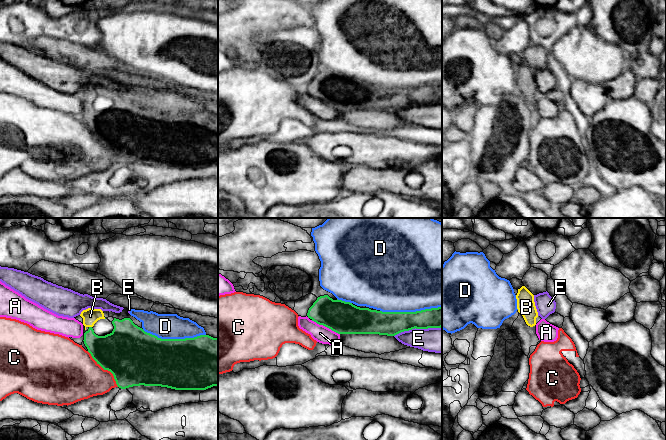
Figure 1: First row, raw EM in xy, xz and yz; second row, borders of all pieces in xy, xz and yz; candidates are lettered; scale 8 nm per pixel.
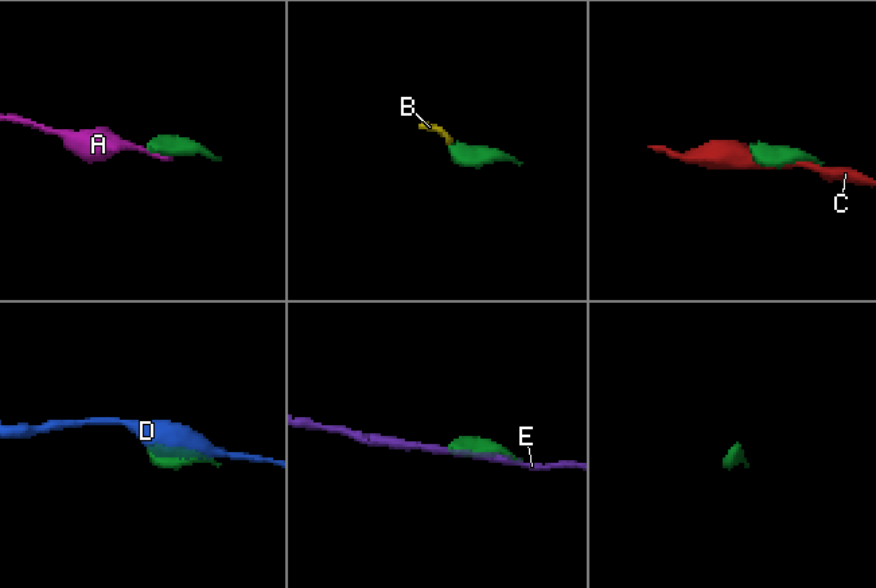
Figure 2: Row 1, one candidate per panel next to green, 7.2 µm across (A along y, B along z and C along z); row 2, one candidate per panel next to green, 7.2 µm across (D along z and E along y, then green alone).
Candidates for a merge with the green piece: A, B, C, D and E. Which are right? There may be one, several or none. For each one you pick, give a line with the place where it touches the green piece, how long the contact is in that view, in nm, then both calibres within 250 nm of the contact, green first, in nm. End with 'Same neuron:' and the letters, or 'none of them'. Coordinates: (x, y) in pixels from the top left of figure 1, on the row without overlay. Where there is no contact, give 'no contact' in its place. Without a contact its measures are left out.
B: contact xy (90, 103); length 30 nm; calibres 280 and 130 nm
Same neuron: B

